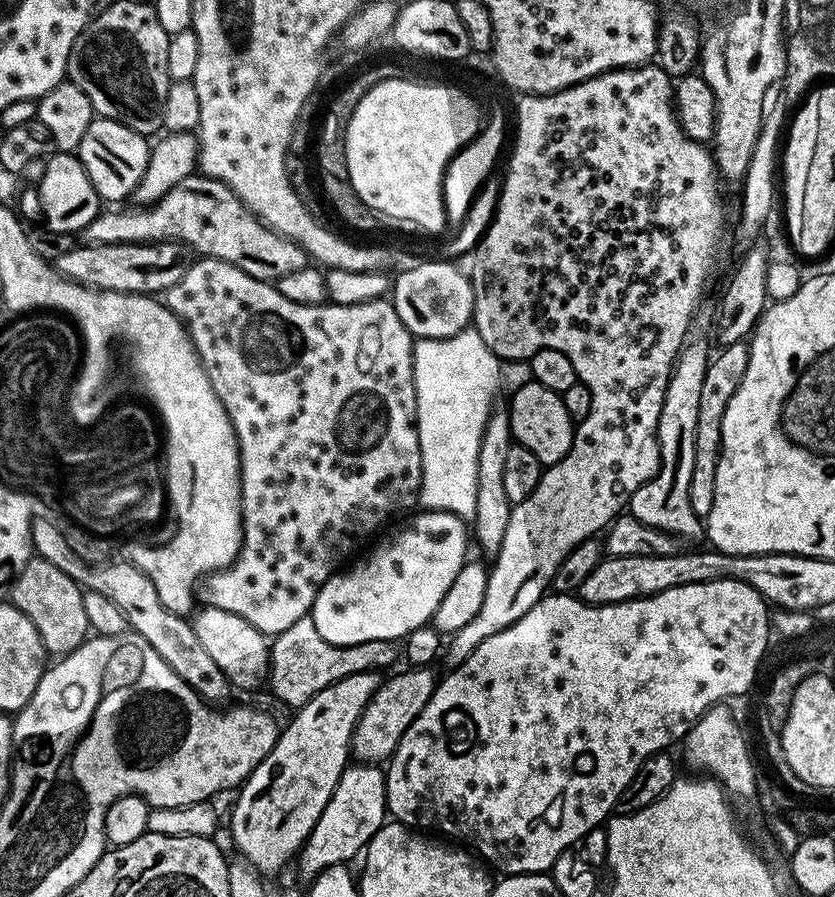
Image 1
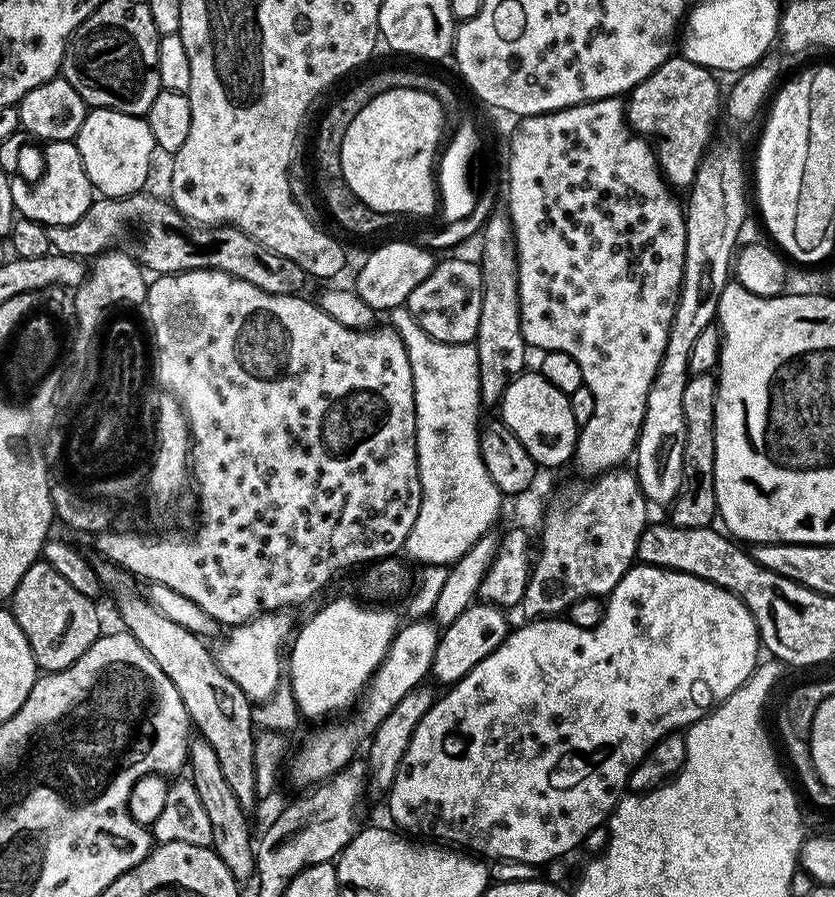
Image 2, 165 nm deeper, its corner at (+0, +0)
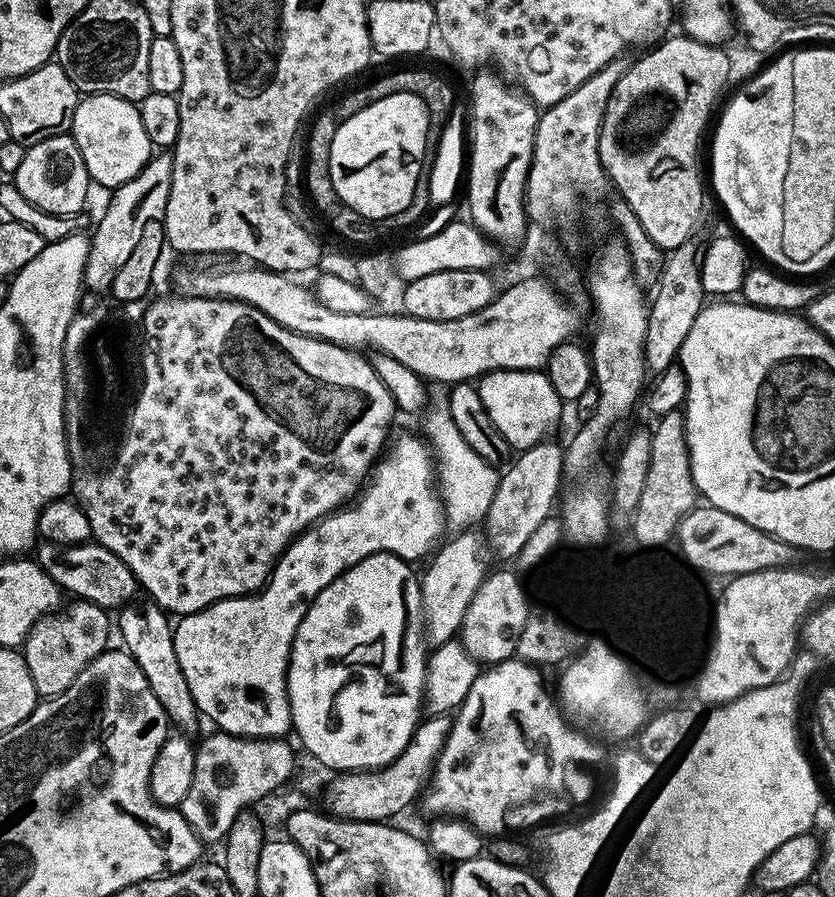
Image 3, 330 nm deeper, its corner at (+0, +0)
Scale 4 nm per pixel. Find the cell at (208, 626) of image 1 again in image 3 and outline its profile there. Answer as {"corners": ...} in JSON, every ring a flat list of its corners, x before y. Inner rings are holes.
{"corners":[[44,542,35,549,34,559,48,573,48,577,60,585,65,593,73,592,71,594,73,597,89,600,99,608,119,610,125,604,137,599,136,576,128,569,126,562,122,562,122,558,118,558,118,554,106,550,106,546,101,544,95,542,83,544]]}

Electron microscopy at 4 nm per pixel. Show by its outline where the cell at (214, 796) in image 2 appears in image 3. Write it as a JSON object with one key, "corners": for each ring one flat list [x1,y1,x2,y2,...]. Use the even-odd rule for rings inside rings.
{"corners":[[140,598,125,604,119,609,118,616,120,616,118,636,120,632,121,638,124,639,123,647,134,658,134,662,138,662,142,674,146,674,146,682,154,698,158,698,165,717,173,725,176,723,181,733,192,734,196,728,198,711,195,700,191,697,186,677,178,664,178,655,175,653,174,624,172,620,168,621,169,613,158,607,150,598]]}

